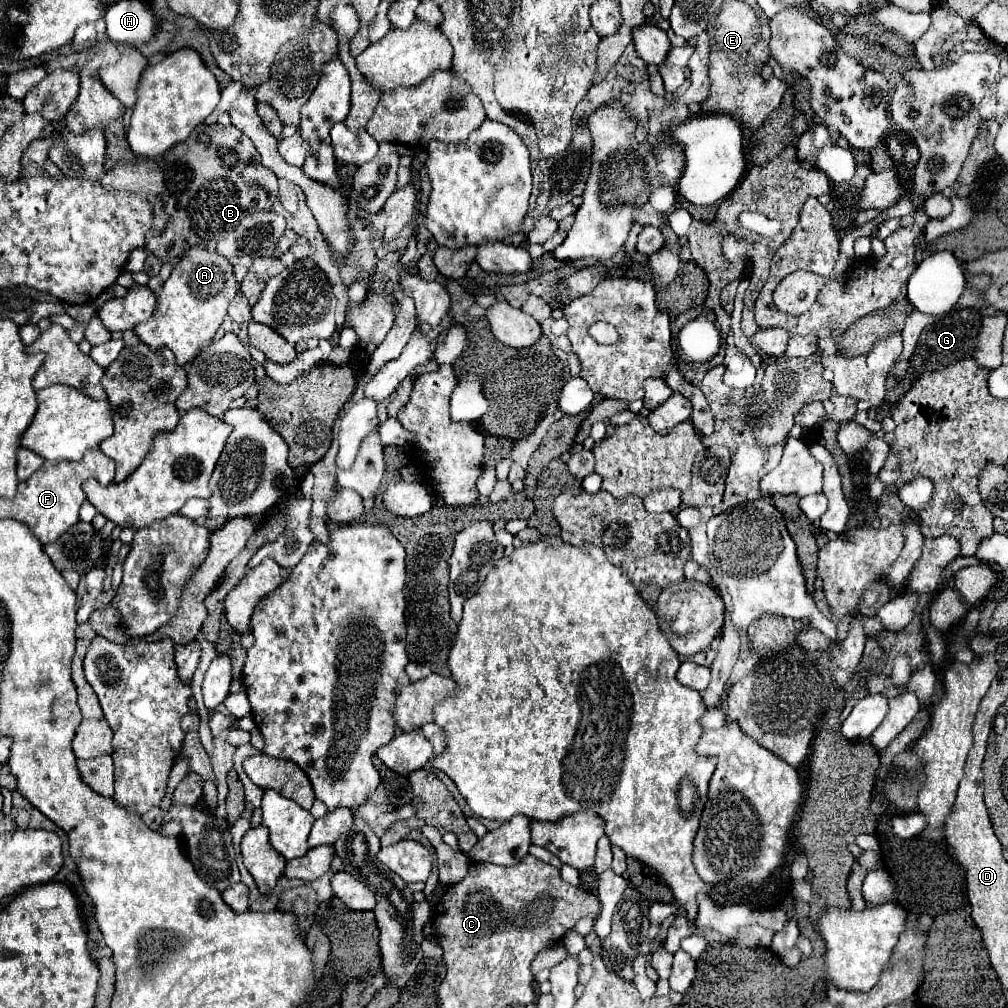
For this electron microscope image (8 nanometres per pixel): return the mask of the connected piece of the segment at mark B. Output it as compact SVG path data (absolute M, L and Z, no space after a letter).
M201 123L193 129L187 141L171 147L161 157L141 157L133 167L113 167L113 171L107 171L101 177L101 184L118 190L145 193L147 201L153 207L153 225L147 231L145 249L157 255L161 261L173 261L179 253L185 253L191 247L219 251L231 261L257 249L273 249L285 231L285 217L271 213L271 207L277 199L277 177L261 165L261 159L257 155L259 153L253 141L245 137L237 127Z

